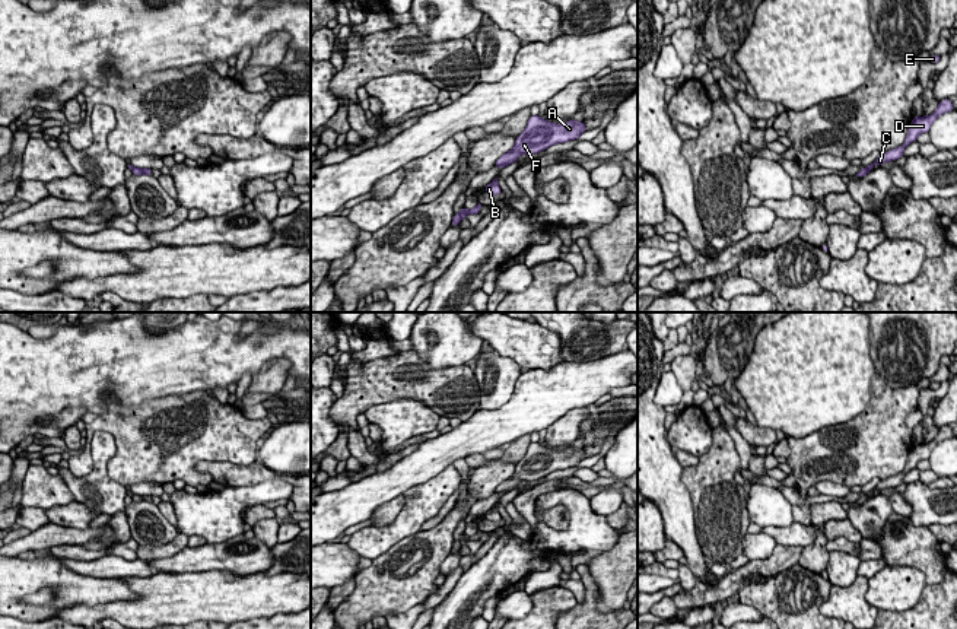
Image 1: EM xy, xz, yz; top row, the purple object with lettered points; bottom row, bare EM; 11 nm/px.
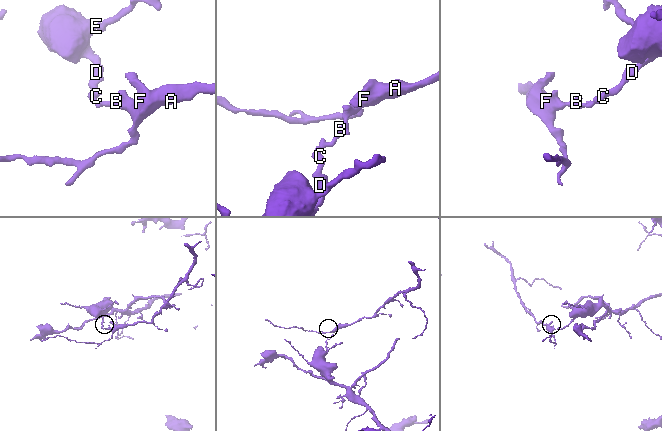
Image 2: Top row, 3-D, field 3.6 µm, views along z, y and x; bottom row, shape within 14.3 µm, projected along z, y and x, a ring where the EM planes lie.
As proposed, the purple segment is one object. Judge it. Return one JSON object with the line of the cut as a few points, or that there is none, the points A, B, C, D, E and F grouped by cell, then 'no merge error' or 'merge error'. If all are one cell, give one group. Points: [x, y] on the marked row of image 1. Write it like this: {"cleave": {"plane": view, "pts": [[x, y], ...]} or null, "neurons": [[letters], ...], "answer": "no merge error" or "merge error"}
{"cleave": {"plane": "xz", "pts": [[458, 213], [463, 218]]}, "neurons": [["A", "B", "F"], ["C", "D", "E"]], "answer": "merge error"}

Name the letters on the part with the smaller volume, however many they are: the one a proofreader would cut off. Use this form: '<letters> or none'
A, B, F

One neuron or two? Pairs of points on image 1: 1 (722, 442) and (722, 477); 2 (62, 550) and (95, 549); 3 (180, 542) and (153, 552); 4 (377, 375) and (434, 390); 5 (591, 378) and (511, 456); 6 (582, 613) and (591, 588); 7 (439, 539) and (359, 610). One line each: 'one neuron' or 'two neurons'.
1: one neuron
2: one neuron
3: one neuron
4: one neuron
5: two neurons
6: one neuron
7: one neuron

